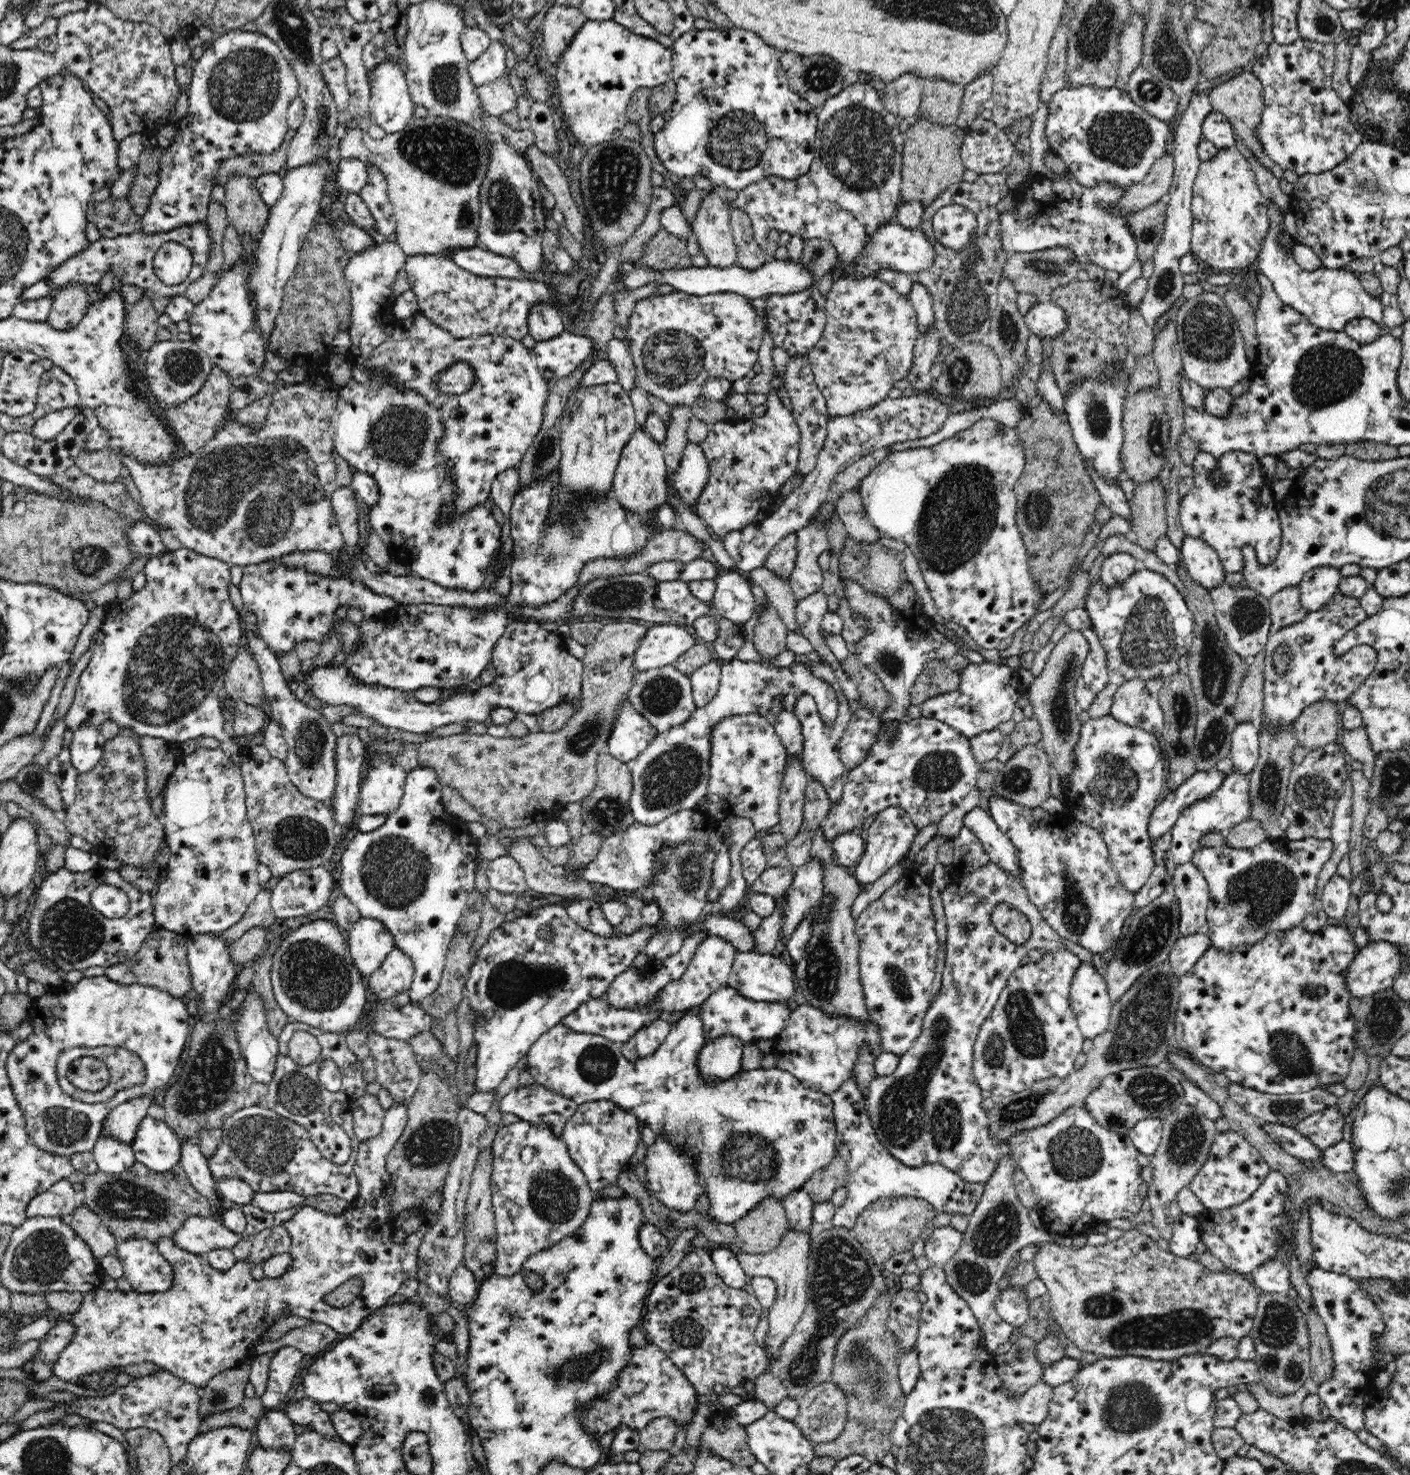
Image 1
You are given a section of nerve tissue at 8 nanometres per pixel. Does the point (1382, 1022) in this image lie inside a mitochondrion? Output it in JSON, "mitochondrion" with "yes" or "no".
{"mitochondrion":"yes"}

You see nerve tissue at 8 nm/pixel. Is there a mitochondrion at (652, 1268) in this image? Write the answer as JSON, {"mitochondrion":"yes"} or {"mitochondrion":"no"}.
{"mitochondrion":"no"}

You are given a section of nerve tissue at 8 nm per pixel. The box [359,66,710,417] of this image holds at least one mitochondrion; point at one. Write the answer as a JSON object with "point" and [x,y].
{"point":[445,151]}

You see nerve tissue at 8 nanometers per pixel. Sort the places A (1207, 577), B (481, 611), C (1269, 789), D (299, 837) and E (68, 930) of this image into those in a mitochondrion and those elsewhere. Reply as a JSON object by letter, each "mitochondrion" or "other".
{"A":"other","B":"other","C":"mitochondrion","D":"mitochondrion","E":"mitochondrion"}

